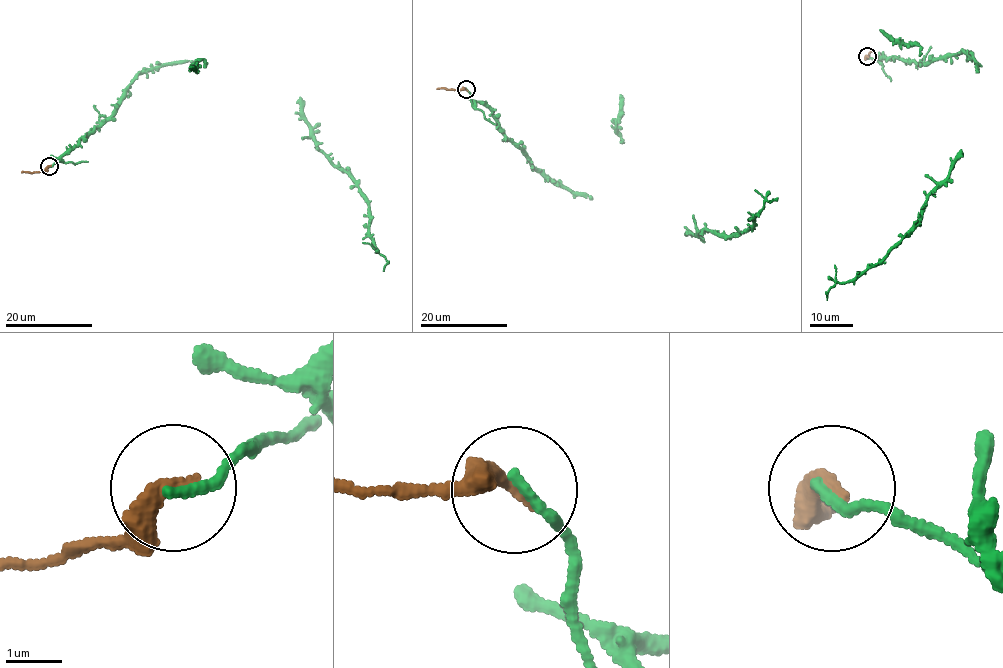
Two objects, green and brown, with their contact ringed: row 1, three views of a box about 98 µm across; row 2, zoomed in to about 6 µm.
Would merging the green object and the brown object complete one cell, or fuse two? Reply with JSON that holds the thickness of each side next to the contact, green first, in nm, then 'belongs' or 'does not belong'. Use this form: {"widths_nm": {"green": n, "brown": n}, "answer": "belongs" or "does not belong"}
{"widths_nm": {"green": 170, "brown": 320}, "answer": "does not belong"}

